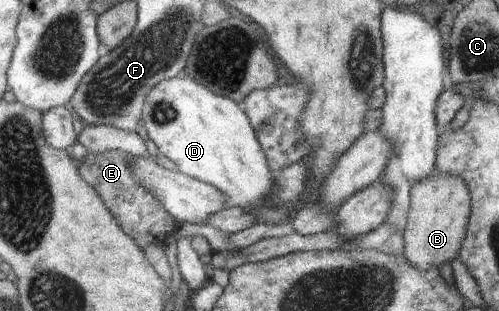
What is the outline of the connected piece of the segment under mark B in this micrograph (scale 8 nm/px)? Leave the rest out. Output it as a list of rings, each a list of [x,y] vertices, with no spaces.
[[[436,169],[430,178],[416,182],[410,189],[410,206],[404,229],[404,256],[417,269],[439,268],[458,257],[467,233],[471,198],[465,182],[459,176],[439,174]]]

